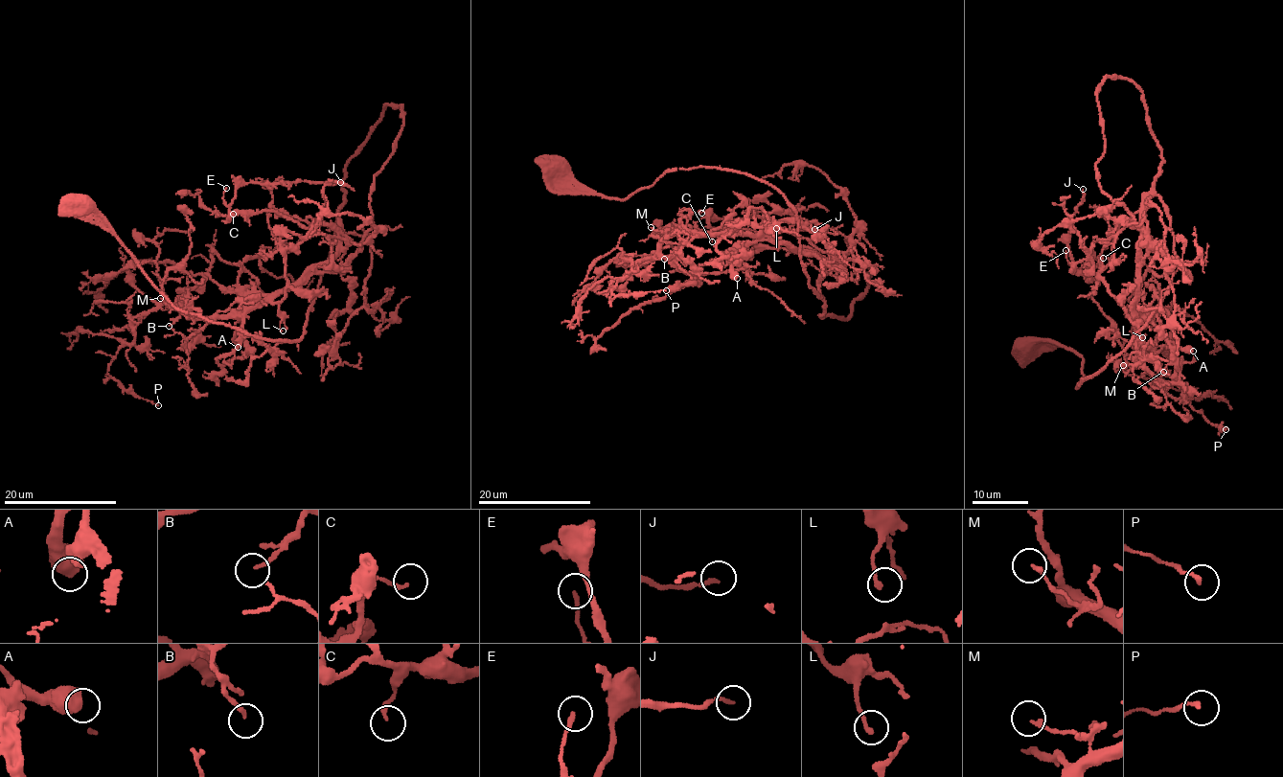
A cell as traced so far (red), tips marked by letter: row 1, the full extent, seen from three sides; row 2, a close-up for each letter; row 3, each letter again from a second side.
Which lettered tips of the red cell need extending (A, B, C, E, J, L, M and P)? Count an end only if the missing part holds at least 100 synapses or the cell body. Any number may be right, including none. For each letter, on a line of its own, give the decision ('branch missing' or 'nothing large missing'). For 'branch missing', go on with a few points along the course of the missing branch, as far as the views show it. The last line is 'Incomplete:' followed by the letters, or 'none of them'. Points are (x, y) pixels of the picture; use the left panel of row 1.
A: nothing large missing
B: nothing large missing
C: nothing large missing
E: nothing large missing
J: nothing large missing
L: nothing large missing
M: nothing large missing
P: nothing large missing
Incomplete: none of them

